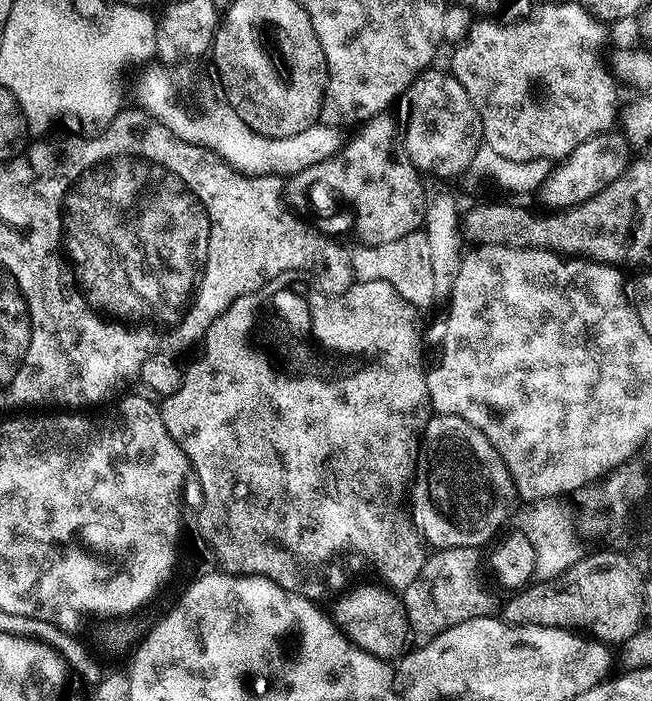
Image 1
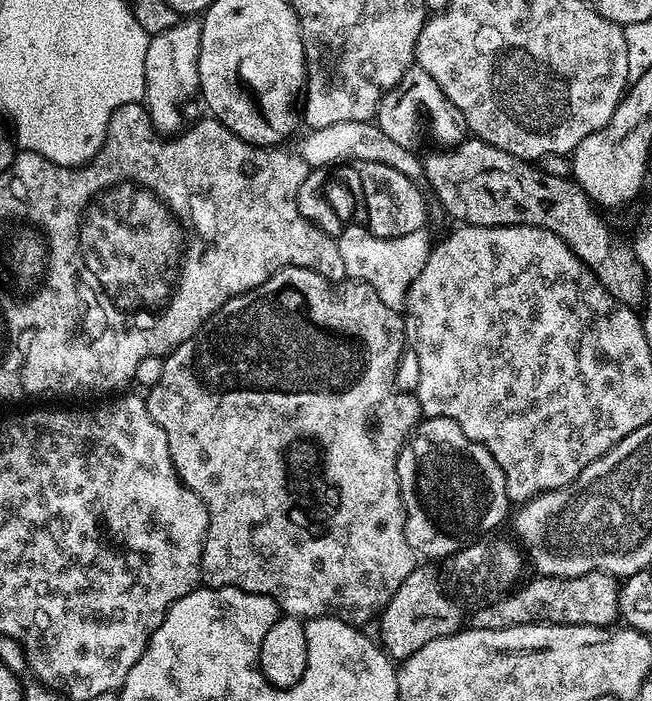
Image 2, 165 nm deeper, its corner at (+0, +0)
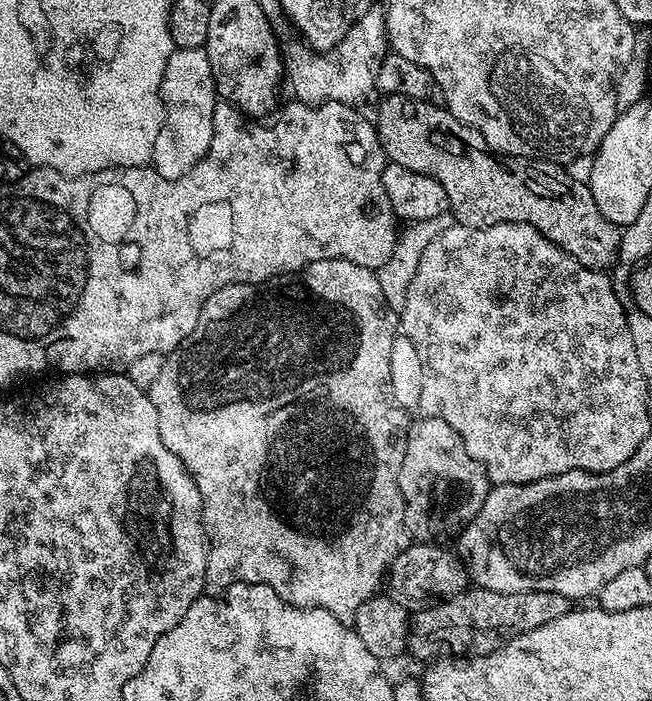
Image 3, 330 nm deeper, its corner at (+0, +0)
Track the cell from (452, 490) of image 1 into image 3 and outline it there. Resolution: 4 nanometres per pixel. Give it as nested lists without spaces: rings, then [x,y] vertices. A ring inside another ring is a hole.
[[[426,416],[409,427],[406,454],[402,458],[400,489],[404,499],[404,517],[409,537],[416,542],[444,542],[447,536],[455,537],[482,510],[488,497],[490,481],[486,470],[466,450],[462,438],[443,418]]]

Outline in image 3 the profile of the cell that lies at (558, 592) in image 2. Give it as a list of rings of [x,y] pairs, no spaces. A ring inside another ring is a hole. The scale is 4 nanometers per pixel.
[[[475,586],[433,604],[436,604],[433,608],[424,608],[417,616],[415,613],[414,634],[409,635],[408,648],[414,650],[420,640],[428,640],[430,647],[449,648],[452,651],[449,653],[464,658],[490,654],[506,642],[530,630],[538,630],[538,626],[546,626],[546,622],[554,622],[554,618],[562,618],[562,614],[570,611],[570,601],[562,594],[546,590],[502,594]]]

